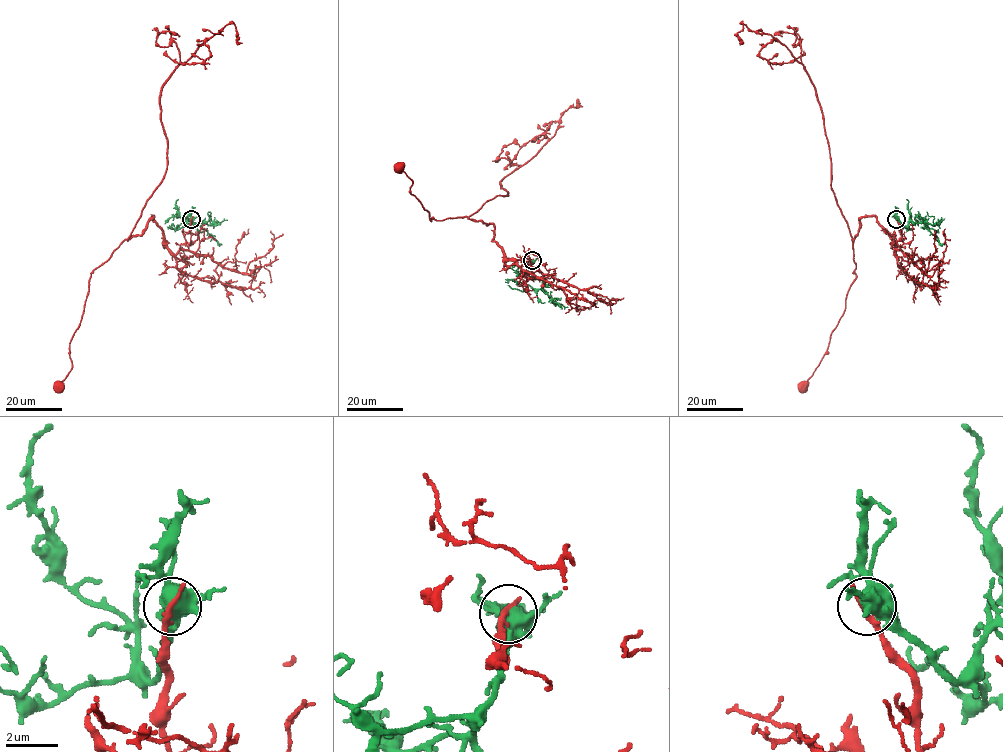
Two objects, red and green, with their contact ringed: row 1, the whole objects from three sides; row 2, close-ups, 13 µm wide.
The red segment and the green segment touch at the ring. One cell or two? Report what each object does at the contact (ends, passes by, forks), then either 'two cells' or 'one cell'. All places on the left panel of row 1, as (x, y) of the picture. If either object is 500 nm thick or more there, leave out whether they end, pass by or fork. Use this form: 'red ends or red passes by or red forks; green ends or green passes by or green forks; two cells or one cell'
red ends; green forks; two cells

